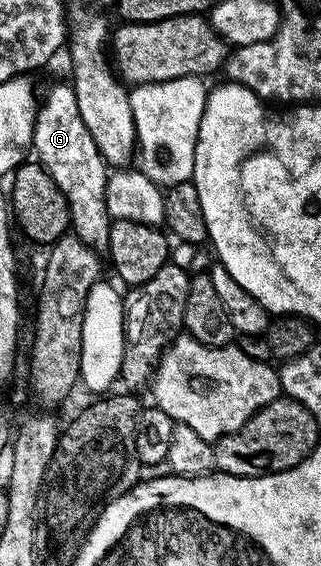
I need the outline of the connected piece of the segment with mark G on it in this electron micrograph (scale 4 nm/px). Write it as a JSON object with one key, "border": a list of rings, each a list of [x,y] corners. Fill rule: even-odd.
{"border":[[[66,85],[48,88],[47,99],[44,102],[42,99],[35,112],[31,146],[39,165],[47,169],[49,176],[53,176],[57,188],[61,188],[65,196],[71,213],[70,229],[89,248],[103,252],[109,244],[109,232],[113,221],[111,215],[107,213],[105,200],[109,167],[99,155],[97,144],[93,144],[93,136],[89,136],[85,120],[81,120],[74,85]]]}

